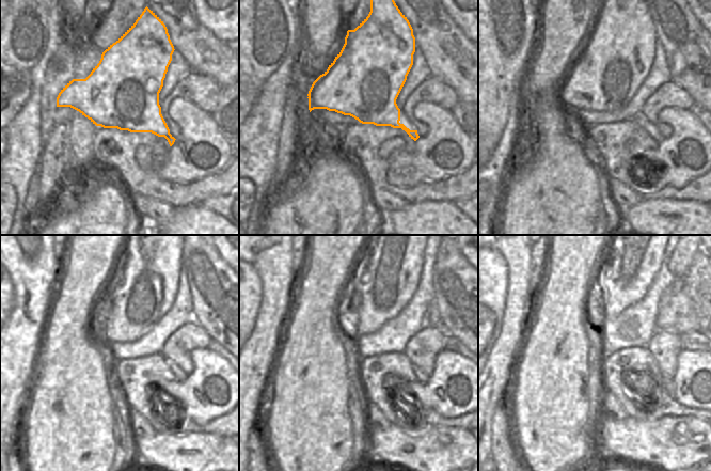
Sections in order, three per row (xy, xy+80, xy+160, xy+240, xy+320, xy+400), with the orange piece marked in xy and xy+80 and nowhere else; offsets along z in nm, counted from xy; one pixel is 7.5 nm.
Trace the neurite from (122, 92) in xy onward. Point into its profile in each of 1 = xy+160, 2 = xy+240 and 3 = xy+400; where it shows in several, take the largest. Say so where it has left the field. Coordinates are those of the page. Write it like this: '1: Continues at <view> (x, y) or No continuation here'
1: Continues at xy+160 (617, 57)
2: Continues at xy+240 (144, 283)
3: Continues at xy+400 (634, 258)

